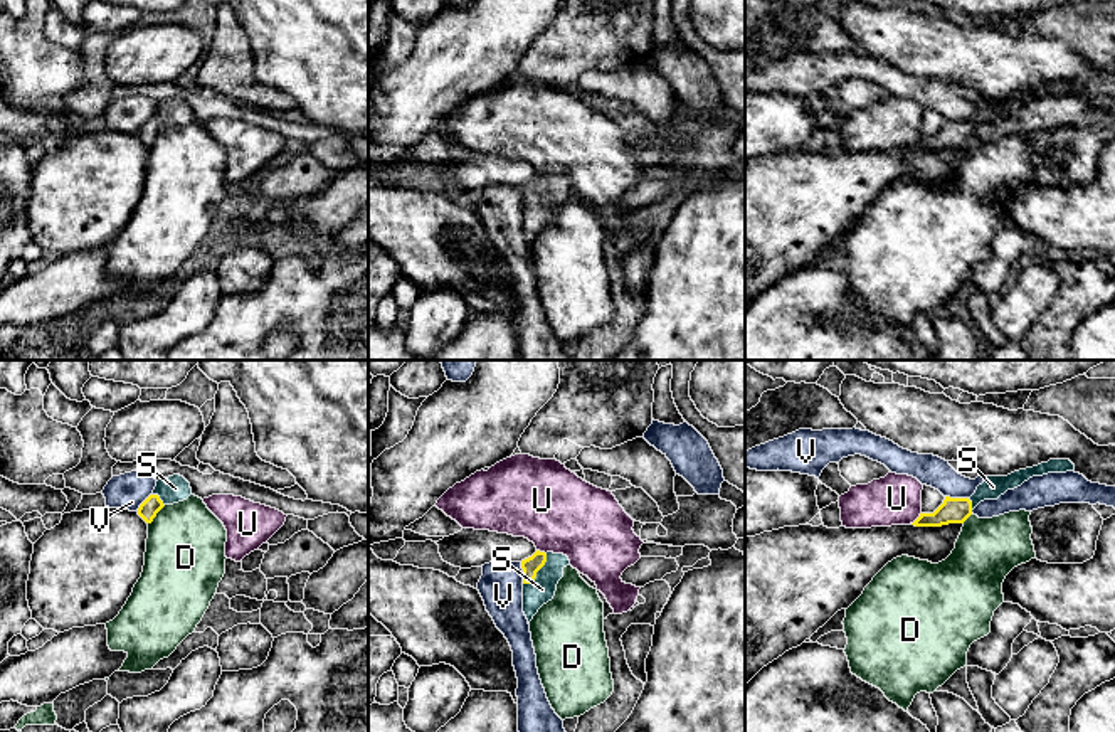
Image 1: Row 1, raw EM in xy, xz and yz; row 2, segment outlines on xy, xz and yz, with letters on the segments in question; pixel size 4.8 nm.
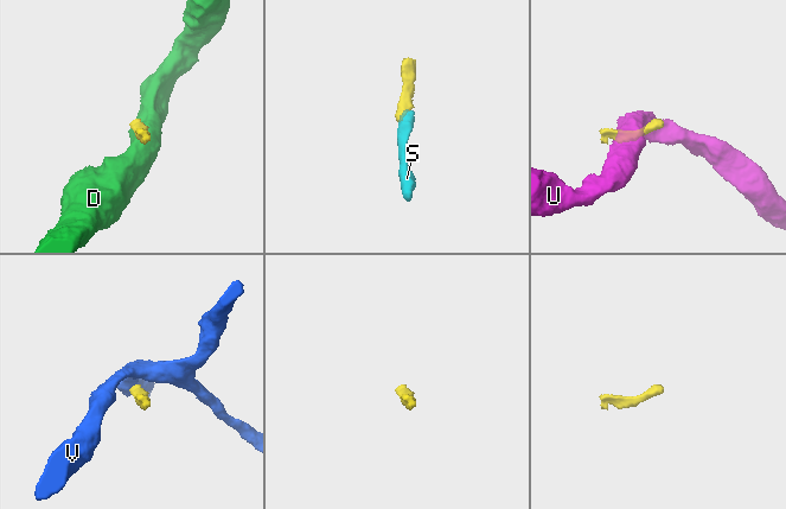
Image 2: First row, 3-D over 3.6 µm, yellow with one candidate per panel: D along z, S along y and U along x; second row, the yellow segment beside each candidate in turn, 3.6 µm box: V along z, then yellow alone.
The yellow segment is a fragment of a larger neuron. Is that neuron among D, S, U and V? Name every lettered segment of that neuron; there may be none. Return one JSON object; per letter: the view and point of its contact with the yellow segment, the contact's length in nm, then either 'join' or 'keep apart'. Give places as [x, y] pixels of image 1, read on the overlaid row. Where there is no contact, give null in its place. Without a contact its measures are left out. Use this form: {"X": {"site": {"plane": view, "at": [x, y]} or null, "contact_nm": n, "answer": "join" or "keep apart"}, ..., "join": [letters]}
{"D": {"site": {"plane": "xy", "at": [155, 515]}, "contact_nm": 130, "answer": "keep apart"}, "S": {"site": {"plane": "xz", "at": [539, 569]}, "contact_nm": 190, "answer": "join"}, "U": {"site": {"plane": "yz", "at": [917, 519]}, "contact_nm": 80, "answer": "keep apart"}, "V": {"site": {"plane": "yz", "at": [957, 498]}, "contact_nm": 110, "answer": "keep apart"}, "join": ["S"]}

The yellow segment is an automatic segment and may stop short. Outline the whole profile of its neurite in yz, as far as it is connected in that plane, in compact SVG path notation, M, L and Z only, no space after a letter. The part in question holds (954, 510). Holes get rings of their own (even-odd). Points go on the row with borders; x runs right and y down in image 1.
M1049 459L1048 463L1019 469L1007 476L984 476L984 483L977 486L970 498L945 496L943 503L933 513L920 513L920 517L912 525L942 527L949 523L964 523L980 501L997 500L1007 490L1021 486L1033 476L1066 471L1075 471L1075 464L1070 459Z

